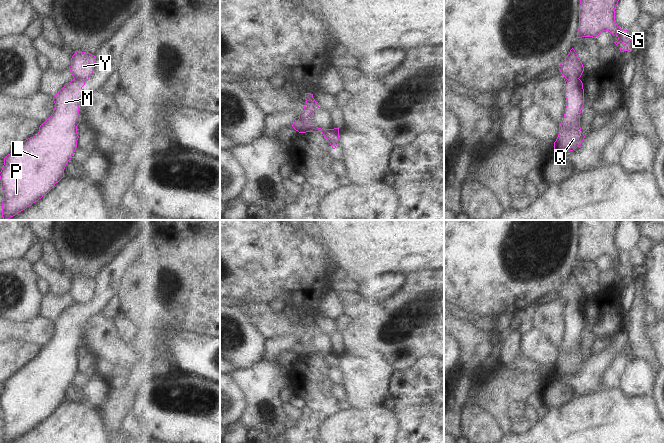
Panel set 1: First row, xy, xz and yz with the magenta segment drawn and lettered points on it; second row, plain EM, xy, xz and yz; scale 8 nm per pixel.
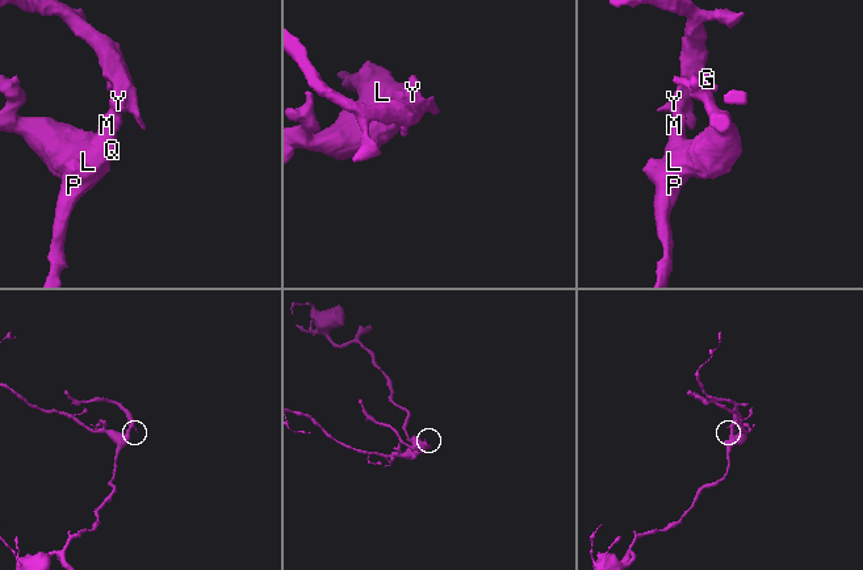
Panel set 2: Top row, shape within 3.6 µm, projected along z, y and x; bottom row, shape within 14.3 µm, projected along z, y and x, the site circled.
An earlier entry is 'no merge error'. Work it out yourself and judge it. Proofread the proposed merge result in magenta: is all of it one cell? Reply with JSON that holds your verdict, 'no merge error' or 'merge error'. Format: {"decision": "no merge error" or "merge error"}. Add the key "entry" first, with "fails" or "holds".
{"entry": "fails", "decision": "merge error"}

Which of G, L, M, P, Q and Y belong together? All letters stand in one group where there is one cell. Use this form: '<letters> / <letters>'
G Y / L M P Q

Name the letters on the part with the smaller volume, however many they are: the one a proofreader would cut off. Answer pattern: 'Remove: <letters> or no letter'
Remove: G, Y

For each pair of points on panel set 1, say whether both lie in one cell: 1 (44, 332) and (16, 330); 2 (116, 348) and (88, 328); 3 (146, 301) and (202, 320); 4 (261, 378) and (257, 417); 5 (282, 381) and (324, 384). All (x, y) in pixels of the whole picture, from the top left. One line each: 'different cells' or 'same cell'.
1: same cell
2: same cell
3: same cell
4: same cell
5: different cells

